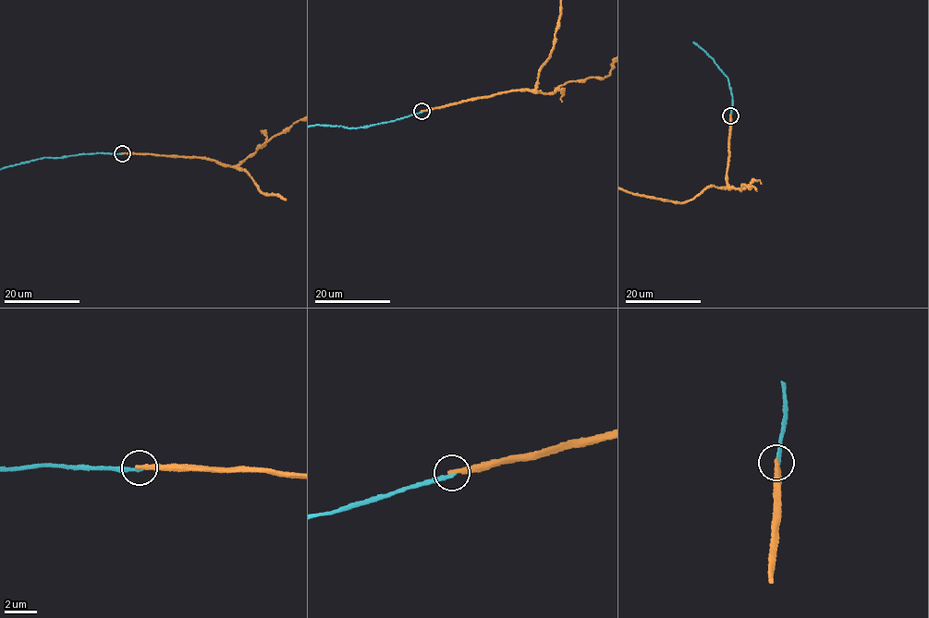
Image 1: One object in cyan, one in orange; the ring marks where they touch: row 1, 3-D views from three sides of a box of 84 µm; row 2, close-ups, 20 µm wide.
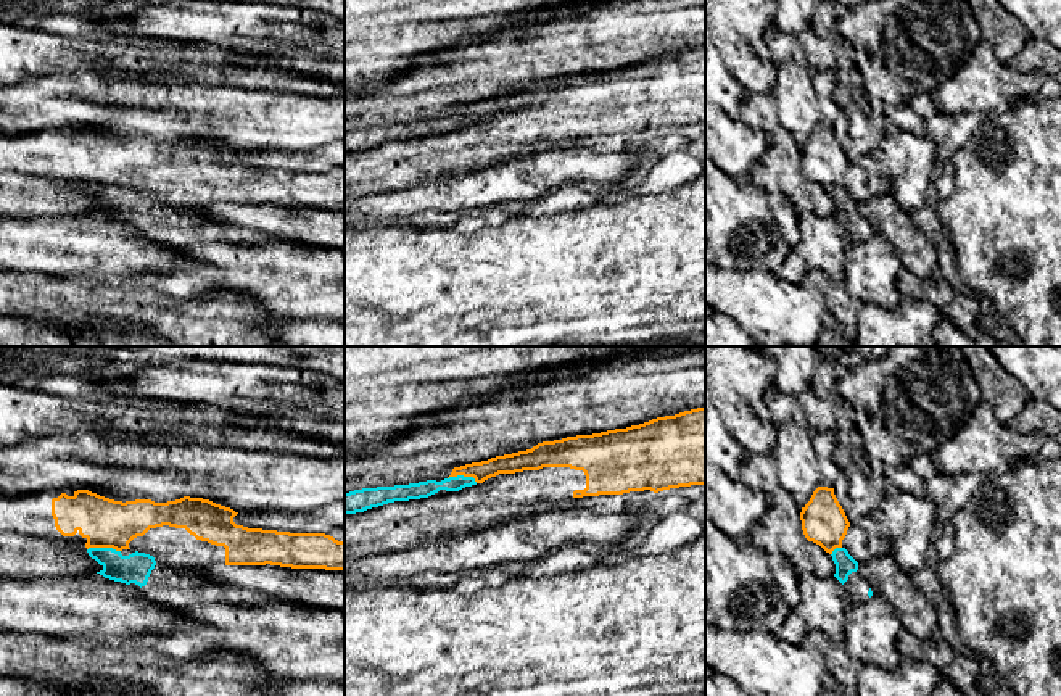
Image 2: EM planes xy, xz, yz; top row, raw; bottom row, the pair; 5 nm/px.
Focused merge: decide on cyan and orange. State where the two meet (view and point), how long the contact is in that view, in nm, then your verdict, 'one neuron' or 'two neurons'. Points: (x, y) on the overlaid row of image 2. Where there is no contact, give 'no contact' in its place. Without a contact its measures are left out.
contact xy (103, 548); length 170 nm; two neurons

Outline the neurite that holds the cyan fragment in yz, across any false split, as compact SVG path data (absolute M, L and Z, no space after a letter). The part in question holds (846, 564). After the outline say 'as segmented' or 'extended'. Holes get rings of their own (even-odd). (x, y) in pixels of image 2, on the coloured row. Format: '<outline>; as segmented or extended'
M836 548L831 556L836 564L834 577L844 585L848 604L857 606L869 601L873 591L868 582L860 575L858 562L845 548Z; extended

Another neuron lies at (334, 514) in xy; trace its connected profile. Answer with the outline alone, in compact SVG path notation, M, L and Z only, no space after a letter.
M335 503L309 514L325 520L330 525L345 527L345 503Z

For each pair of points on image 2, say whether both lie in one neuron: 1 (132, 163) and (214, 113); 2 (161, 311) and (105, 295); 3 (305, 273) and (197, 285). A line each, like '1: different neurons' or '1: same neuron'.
1: different neurons
2: same neuron
3: same neuron

